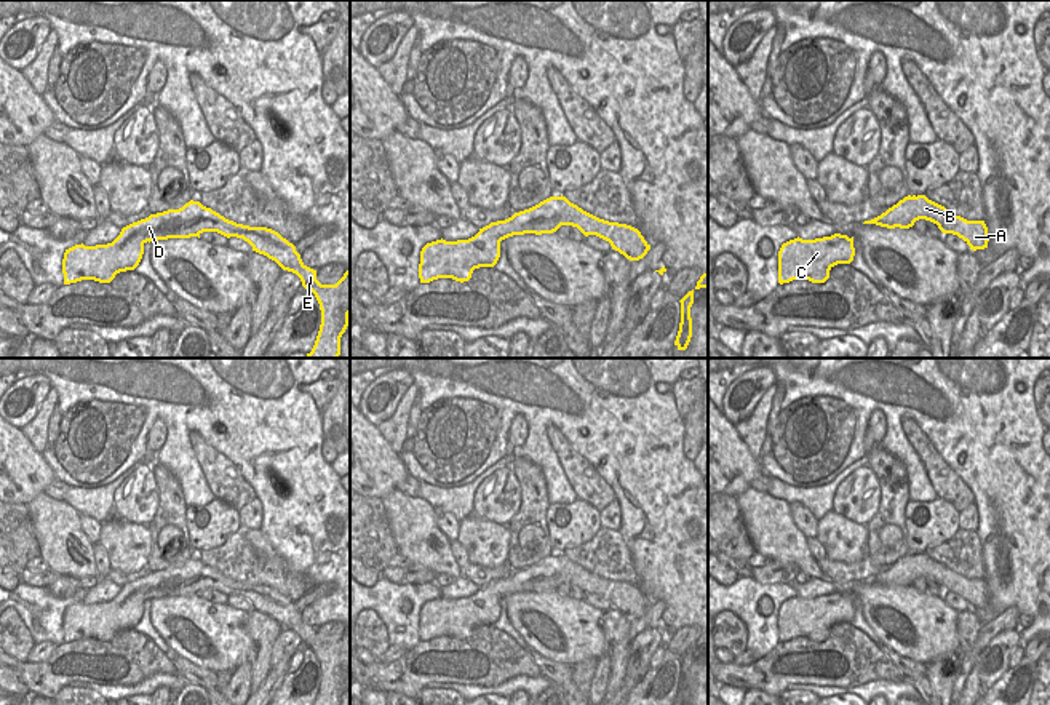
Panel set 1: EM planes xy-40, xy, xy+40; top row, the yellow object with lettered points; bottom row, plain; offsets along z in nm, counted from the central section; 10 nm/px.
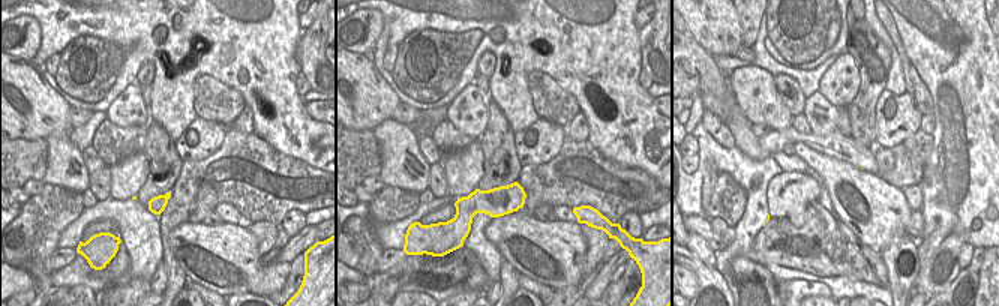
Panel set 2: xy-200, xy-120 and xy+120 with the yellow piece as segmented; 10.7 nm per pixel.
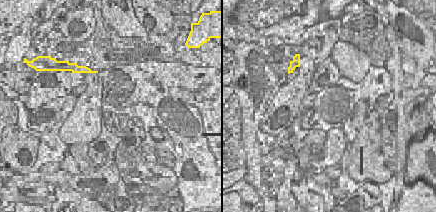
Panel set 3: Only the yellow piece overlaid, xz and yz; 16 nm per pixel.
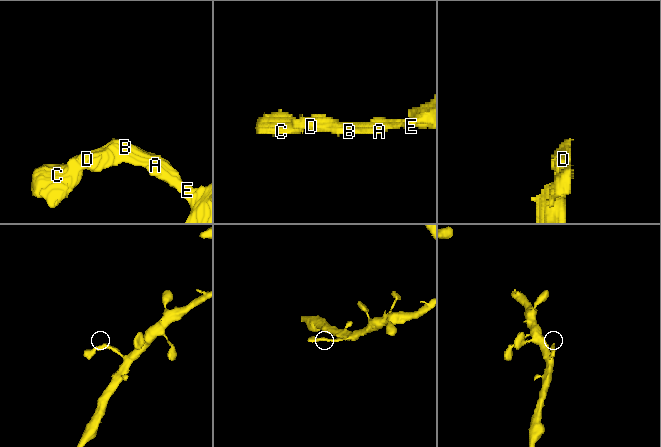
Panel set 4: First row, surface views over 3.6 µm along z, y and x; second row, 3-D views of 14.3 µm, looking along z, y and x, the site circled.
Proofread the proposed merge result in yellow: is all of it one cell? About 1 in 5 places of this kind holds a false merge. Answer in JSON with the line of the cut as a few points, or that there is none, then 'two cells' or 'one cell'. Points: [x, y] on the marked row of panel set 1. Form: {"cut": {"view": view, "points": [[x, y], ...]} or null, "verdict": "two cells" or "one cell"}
{"cut": null, "verdict": "one cell"}

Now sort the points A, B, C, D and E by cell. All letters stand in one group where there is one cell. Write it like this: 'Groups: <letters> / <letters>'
Groups: A B C D E

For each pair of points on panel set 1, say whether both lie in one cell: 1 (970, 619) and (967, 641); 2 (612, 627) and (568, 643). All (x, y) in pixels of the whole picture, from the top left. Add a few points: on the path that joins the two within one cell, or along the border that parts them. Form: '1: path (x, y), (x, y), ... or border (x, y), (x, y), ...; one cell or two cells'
1: path (967, 624), (967, 637); one cell
2: border (603, 613), (601, 632), (606, 653); two cells

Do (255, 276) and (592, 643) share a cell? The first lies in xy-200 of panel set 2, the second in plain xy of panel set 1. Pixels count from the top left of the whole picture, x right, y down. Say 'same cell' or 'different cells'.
same cell

